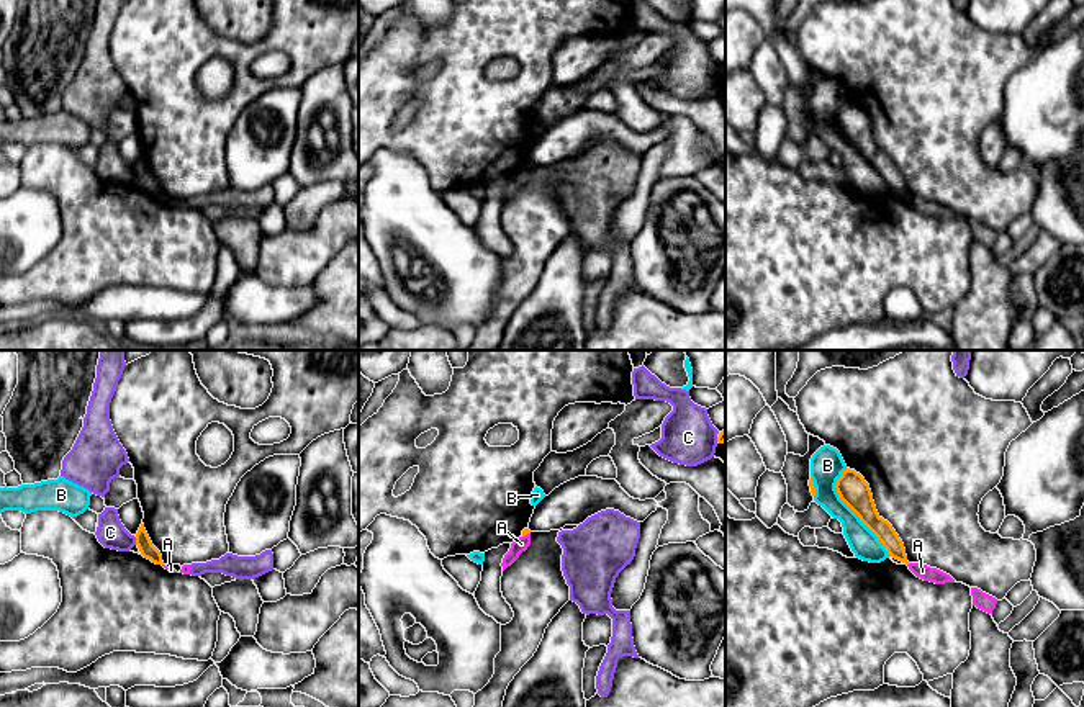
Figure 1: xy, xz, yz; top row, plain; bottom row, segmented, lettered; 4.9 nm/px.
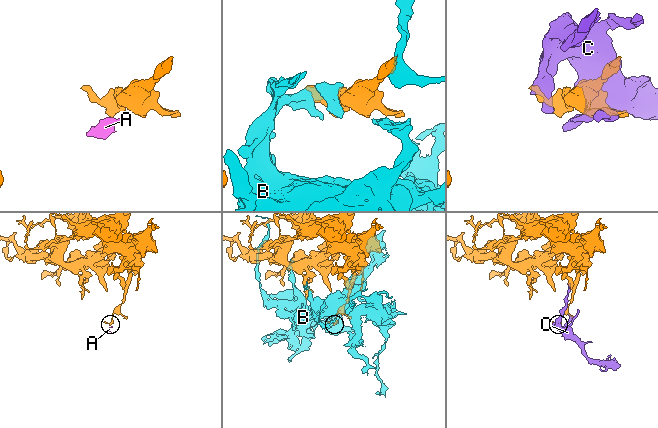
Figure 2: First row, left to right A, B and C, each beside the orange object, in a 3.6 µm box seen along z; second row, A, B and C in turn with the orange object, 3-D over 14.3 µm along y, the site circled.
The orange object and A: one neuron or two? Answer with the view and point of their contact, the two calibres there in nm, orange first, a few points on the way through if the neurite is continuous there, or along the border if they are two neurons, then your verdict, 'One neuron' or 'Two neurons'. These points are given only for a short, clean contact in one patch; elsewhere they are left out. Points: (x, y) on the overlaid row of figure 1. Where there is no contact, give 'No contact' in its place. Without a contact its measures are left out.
Touches orange at xz (526, 534). Thickness 30 nm (orange) against 70 nm. Boundary: xz (529, 532), (523, 537). Two neurons

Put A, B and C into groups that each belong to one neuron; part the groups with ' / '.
A C / B

